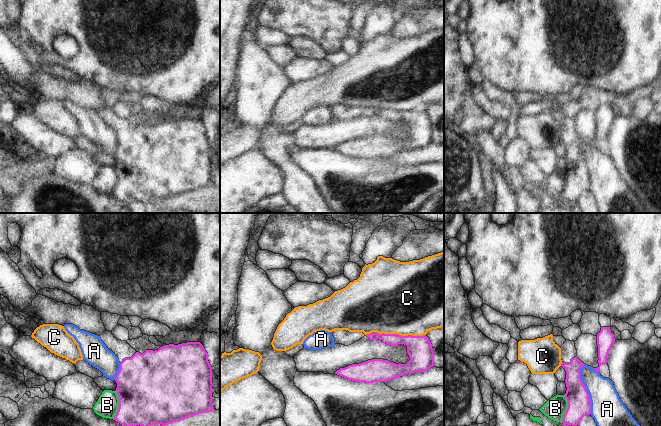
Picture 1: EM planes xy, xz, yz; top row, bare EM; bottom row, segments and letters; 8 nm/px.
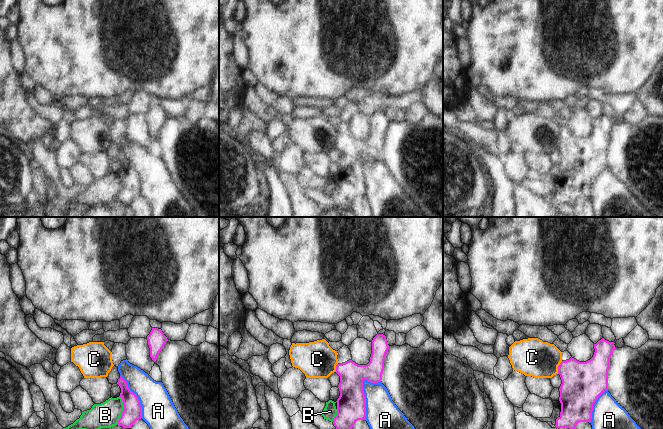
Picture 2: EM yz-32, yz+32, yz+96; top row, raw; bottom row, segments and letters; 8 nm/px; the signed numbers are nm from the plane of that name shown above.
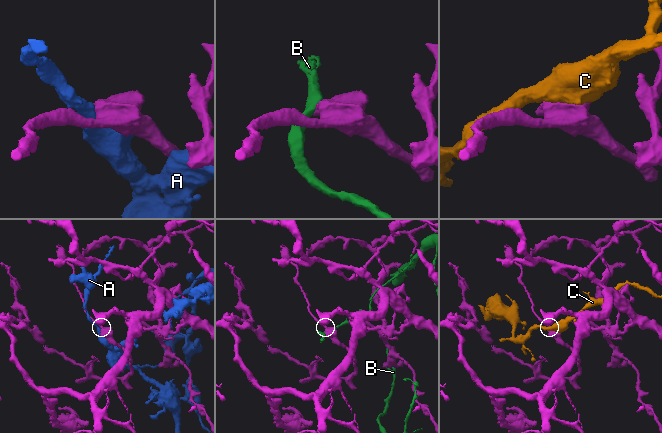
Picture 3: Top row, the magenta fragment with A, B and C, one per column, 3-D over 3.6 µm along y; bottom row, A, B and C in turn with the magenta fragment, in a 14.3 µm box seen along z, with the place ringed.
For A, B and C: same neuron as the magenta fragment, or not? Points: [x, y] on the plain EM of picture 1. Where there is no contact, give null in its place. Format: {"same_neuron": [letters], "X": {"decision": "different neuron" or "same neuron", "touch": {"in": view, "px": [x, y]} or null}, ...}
{"same_neuron": [], "A": {"decision": "different neuron", "touch": {"in": "yz", "px": [586, 165]}}, "B": {"decision": "different neuron", "touch": {"in": "xy", "px": [119, 180]}}, "C": {"decision": "different neuron", "touch": {"in": "xz", "px": [395, 110]}}}

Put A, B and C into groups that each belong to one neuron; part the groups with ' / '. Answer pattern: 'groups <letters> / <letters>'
groups A / B / C

